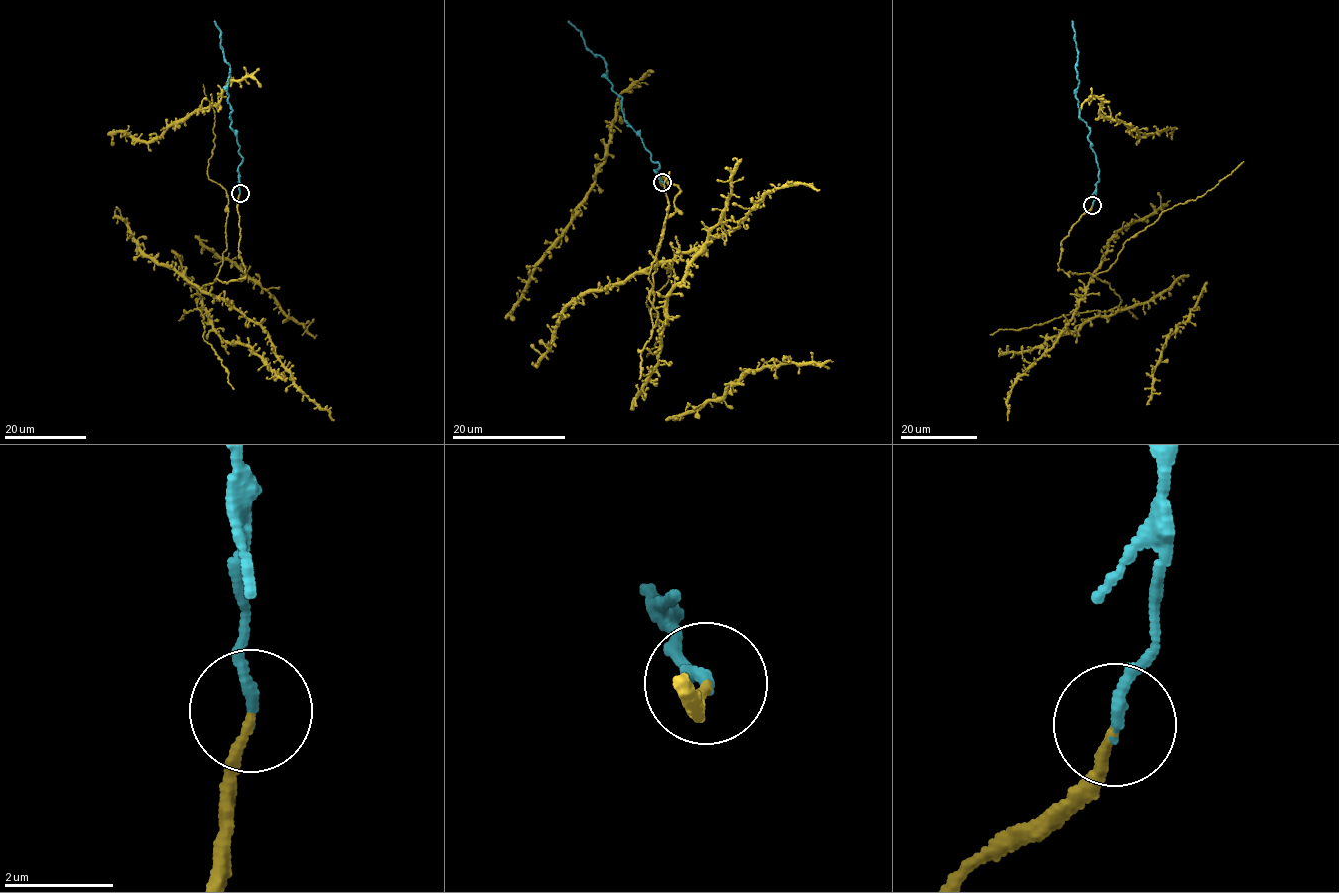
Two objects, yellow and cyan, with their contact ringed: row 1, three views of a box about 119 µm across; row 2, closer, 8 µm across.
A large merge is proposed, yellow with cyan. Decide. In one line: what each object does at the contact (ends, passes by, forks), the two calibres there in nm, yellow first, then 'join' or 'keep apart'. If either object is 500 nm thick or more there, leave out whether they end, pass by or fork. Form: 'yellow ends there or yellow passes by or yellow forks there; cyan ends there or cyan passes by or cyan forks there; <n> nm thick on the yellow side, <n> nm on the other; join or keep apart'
yellow ends there; cyan ends there; 160 nm thick on the yellow side, 200 nm on the other; join

